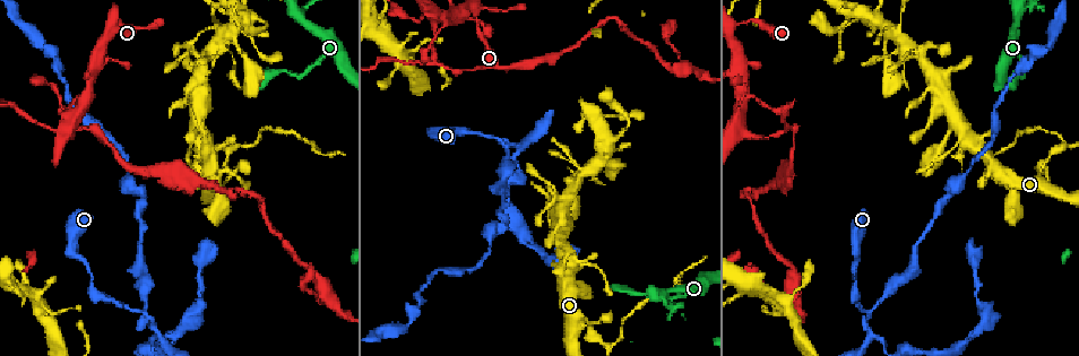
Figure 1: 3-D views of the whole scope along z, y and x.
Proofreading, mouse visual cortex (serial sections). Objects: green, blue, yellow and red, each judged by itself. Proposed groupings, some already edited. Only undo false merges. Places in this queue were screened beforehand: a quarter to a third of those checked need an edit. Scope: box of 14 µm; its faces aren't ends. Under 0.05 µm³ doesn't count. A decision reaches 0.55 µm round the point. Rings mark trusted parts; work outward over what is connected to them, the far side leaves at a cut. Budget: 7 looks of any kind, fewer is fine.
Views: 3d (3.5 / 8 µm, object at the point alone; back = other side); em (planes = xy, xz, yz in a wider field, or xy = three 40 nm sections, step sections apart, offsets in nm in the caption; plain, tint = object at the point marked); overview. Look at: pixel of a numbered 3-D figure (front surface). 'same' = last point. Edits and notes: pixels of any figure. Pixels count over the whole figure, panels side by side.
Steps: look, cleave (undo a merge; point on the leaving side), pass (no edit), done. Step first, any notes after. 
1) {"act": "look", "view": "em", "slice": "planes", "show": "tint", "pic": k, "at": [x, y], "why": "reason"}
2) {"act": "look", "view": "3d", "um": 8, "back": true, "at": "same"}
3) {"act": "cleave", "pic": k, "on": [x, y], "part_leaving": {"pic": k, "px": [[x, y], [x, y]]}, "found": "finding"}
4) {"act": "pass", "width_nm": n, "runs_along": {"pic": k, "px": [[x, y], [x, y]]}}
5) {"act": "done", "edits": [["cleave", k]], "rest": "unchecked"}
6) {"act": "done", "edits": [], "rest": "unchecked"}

{"act": "look", "view": "3d", "um": 3.5, "pic": 1, "at": [476, 18]}

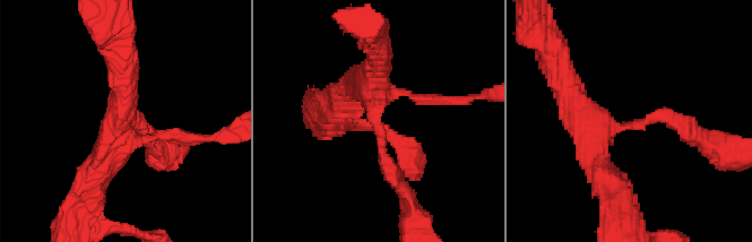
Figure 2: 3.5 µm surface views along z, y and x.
{"act": "look", "view": "em", "slice": "xy", "step": 3, "show": "tint", "pic": 2, "at": [632, 123]}

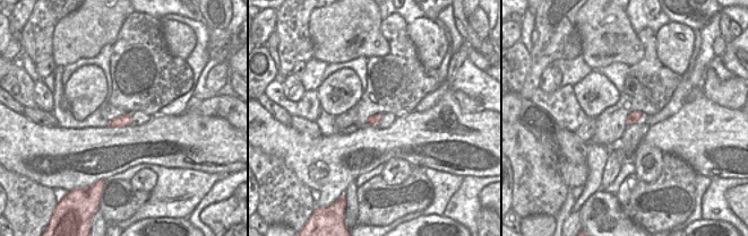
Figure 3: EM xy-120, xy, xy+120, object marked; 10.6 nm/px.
{"act": "pass", "width_nm": 110, "runs_along": {"pic": 2, "px": [[399, 184], [354, 88]]}, "found": "continuous, no second cell"}

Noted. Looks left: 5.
{"act": "look", "view": "3d", "um": 3.5, "back": true, "pic": 1, "at": [223, 48], "why": "sudden change in width"}

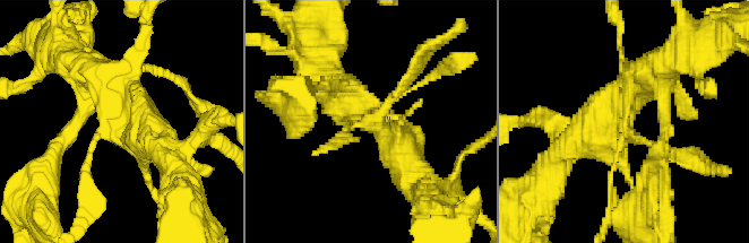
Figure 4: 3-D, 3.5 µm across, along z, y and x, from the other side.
{"act": "look", "view": "em", "slice": "xy", "step": 5, "show": "tint", "pic": 4, "at": [117, 130]}

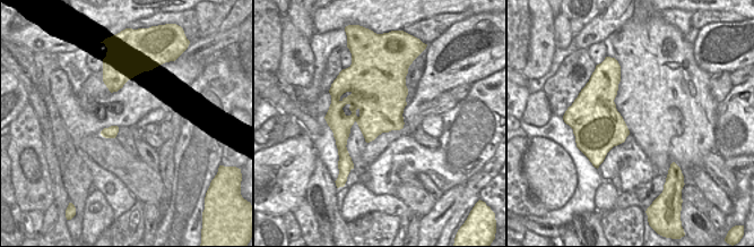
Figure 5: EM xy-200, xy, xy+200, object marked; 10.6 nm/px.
{"act": "look", "view": "em", "slice": "planes", "show": "tint", "at": "same", "why": "another direction"}

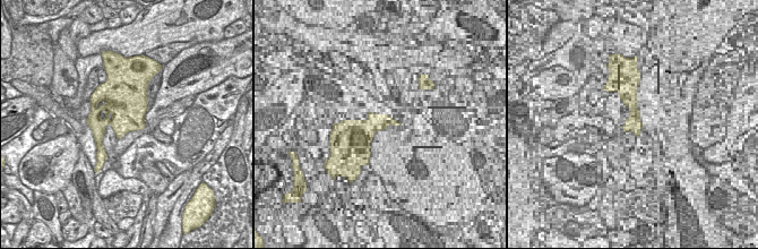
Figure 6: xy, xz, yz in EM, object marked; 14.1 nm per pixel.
{"act": "pass", "runs_along": {"pic": 4, "px": [[413, 175], [372, 123], [337, 138]]}, "found": "one cell here"}

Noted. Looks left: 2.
{"act": "look", "view": "3d", "um": 3.5, "pic": 1, "at": [434, 16], "why": "sudden change in width"}

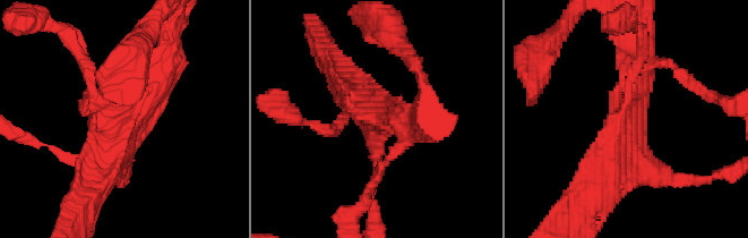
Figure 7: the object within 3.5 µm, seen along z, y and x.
{"act": "look", "view": "em", "slice": "xy", "step": 2, "show": "tint", "pic": 7, "at": [628, 136], "why": "shape alone is not enough"}

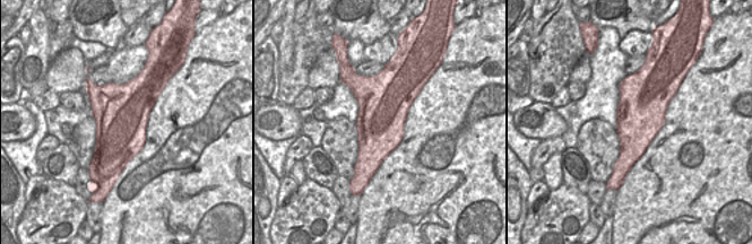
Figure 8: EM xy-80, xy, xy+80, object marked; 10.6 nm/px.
{"act": "pass", "runs_along": {"pic": 7, "px": [[637, 69], [626, 143], [680, 181]]}, "found": "one cell here"}

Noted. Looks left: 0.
{"act": "done", "edits": [], "rest": "unchecked"}

